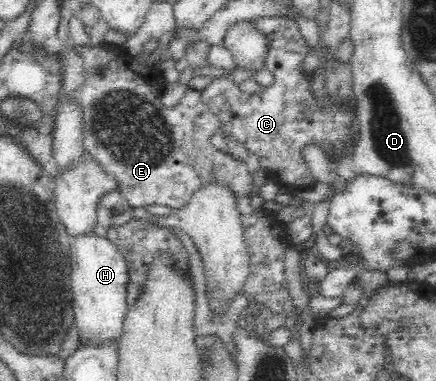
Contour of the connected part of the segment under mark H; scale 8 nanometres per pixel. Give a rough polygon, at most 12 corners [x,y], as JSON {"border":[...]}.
{"border":[[95,230],[71,236],[79,341],[118,341],[130,281]]}

